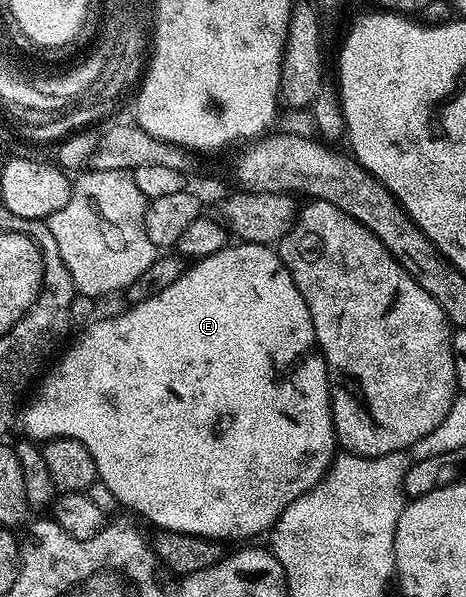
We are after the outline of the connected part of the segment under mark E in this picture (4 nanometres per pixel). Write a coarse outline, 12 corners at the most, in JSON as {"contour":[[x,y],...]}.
{"contour":[[231,243],[21,413],[160,530],[266,534],[337,453],[309,307]]}

